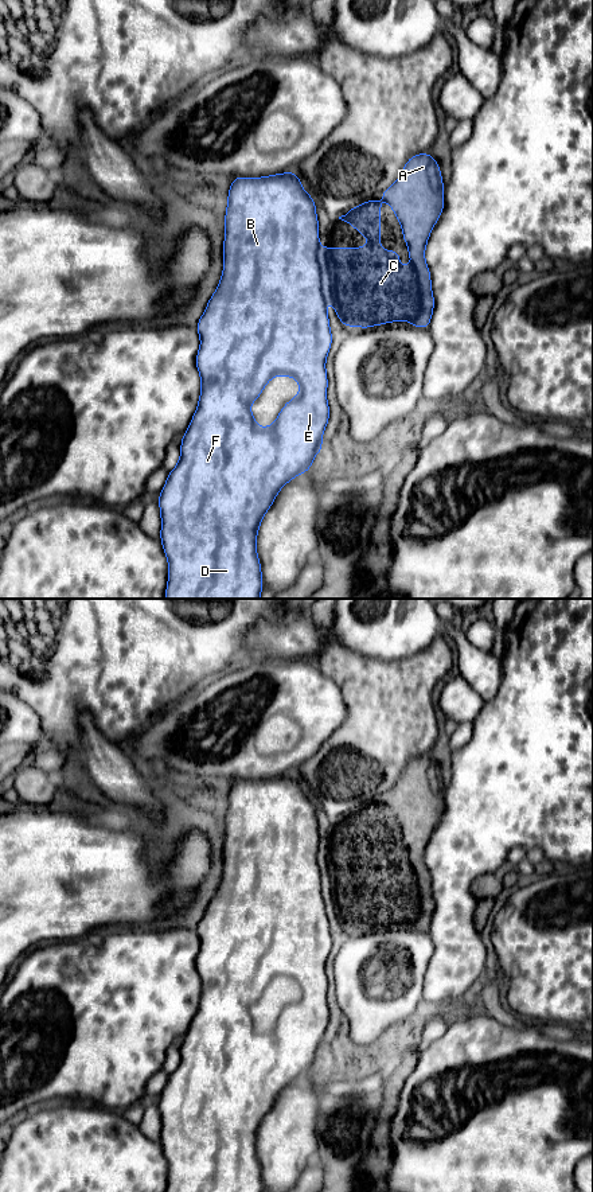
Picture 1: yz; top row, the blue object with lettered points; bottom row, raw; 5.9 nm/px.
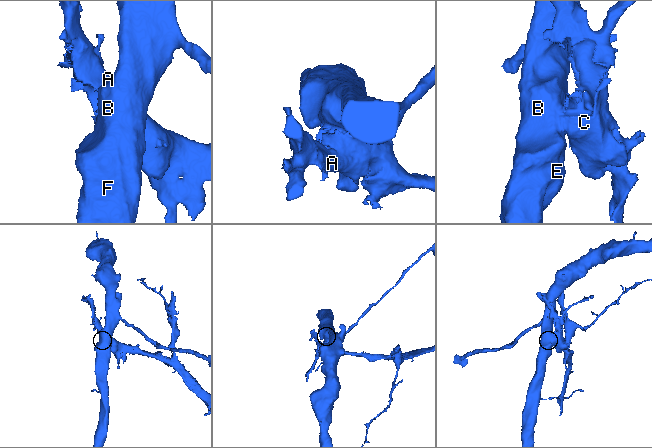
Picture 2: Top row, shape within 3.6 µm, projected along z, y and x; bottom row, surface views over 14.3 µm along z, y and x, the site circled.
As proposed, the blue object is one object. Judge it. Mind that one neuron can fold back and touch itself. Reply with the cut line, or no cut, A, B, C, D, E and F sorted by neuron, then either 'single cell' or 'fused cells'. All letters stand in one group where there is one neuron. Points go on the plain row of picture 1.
yz (318, 849), (320, 894), (326, 902) | A C / B D E F | fused cells

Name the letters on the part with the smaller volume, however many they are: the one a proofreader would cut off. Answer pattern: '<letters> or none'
A, C

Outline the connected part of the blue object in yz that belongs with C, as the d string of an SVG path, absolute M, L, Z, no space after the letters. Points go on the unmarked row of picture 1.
M430 756L413 757L406 764L397 784L382 795L382 802L390 807L398 821L413 868L401 869L398 853L381 852L381 803L366 803L339 822L350 826L370 846L363 850L319 849L321 895L324 901L333 907L344 930L370 931L405 923L416 931L429 931L434 899L429 869L425 864L425 852L445 807L442 778L437 763Z

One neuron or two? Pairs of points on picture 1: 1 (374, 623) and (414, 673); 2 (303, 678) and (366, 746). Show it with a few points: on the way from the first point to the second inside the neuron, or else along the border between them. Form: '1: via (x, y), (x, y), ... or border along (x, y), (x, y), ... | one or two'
1: border along (430, 643), (404, 658), (389, 661), (370, 658) | two
2: border along (342, 690), (346, 719), (322, 744) | two

